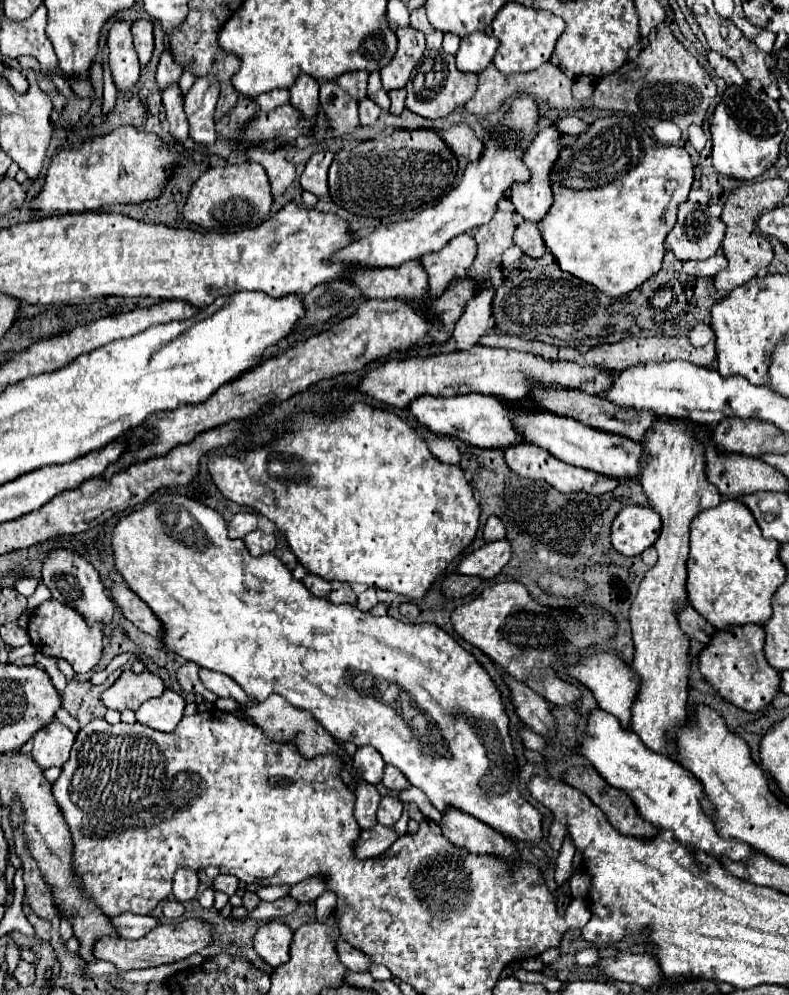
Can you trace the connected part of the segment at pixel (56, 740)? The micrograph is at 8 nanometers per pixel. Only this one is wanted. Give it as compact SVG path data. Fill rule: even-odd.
M52 721L46 727L42 727L32 741L32 757L42 769L62 767L68 761L74 743L74 733L66 725Z

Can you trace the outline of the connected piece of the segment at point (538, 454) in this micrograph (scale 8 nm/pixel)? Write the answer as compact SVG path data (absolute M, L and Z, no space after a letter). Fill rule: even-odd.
M520 443L516 447L508 447L504 449L504 459L508 463L508 467L518 473L520 477L528 477L528 479L540 479L550 483L554 489L558 489L560 493L574 493L574 491L586 491L592 495L602 495L606 491L614 491L614 487L618 487L620 483L612 477L604 477L600 473L582 469L582 467L574 467L568 465L560 459L556 459L554 455L548 455L548 451L536 447L536 445L528 445L528 443Z

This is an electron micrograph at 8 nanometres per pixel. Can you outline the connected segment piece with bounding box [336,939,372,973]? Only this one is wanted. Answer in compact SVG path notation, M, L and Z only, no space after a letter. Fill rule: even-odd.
M336 939L336 951L340 955L340 963L344 963L344 967L348 971L362 973L362 971L368 971L368 965L372 963L370 957L366 957L362 951L350 947L344 939Z

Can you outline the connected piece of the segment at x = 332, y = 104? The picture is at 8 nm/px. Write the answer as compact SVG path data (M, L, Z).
M326 81L320 87L320 103L322 111L332 119L336 137L346 137L360 125L356 101L336 81Z

